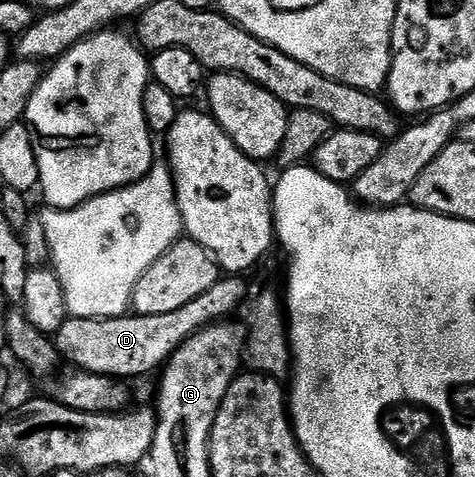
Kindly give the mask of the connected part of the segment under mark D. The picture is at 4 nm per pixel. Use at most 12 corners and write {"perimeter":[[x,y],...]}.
{"perimeter":[[223,277],[163,315],[68,317],[56,346],[75,368],[130,381],[159,370],[248,298]]}

